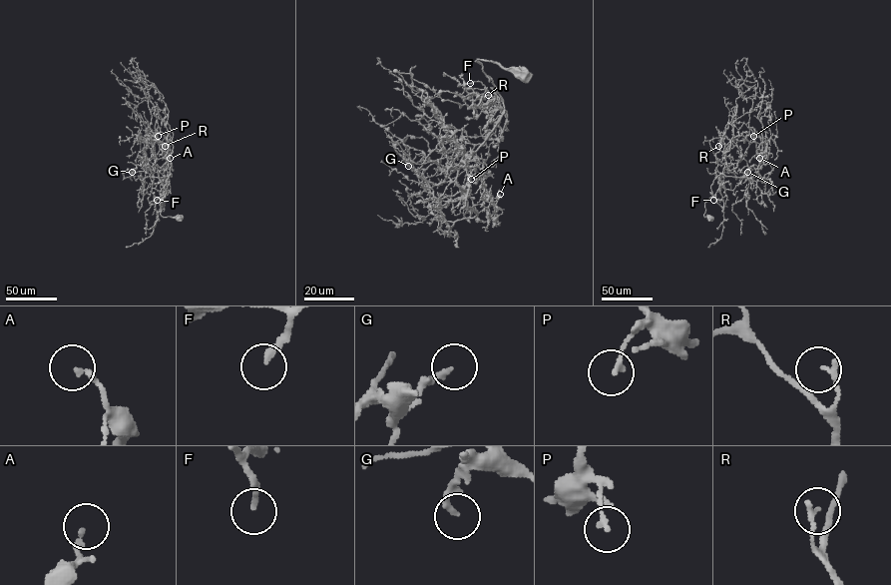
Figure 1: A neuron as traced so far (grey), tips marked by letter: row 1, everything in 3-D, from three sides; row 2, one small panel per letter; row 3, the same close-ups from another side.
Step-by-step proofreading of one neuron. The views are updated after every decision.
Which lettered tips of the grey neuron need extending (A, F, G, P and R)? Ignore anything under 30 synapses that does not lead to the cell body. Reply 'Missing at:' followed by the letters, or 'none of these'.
Missing at: F

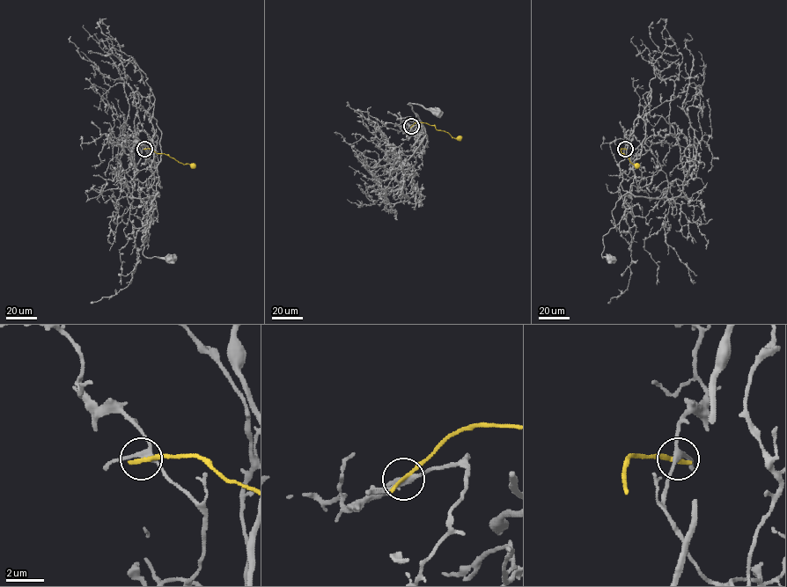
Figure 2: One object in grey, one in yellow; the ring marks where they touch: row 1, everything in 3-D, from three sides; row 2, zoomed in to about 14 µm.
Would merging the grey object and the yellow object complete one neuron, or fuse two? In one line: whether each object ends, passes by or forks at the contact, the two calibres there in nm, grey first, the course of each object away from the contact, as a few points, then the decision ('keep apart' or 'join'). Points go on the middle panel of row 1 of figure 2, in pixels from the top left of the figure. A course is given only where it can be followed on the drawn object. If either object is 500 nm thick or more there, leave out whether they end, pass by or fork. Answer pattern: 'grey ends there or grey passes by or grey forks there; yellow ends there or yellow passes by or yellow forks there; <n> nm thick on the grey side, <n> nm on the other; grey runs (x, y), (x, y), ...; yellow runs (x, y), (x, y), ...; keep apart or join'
grey forks there; yellow ends there; 260 nm thick on the grey side, 260 nm on the other; grey runs (411, 126), (427, 135), (428, 146), (417, 138), (422, 128), (417, 121), (423, 126), (408, 104), (438, 112); yellow runs (411, 126), (416, 122), (427, 123), (458, 138); keep apart

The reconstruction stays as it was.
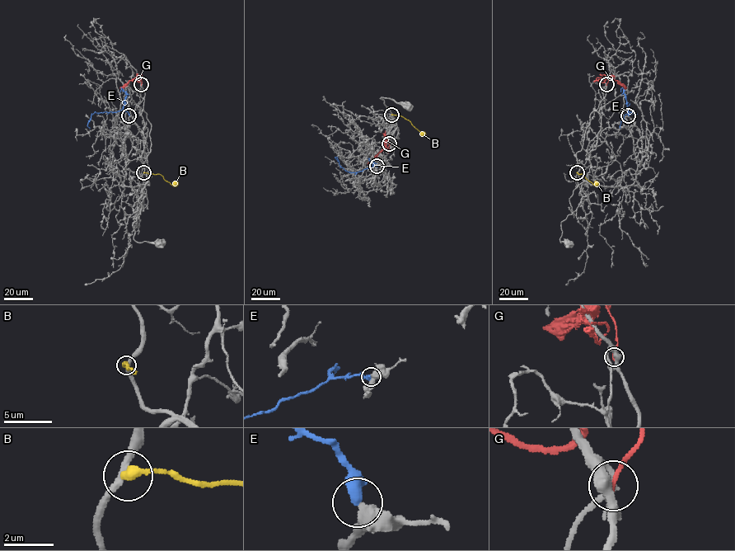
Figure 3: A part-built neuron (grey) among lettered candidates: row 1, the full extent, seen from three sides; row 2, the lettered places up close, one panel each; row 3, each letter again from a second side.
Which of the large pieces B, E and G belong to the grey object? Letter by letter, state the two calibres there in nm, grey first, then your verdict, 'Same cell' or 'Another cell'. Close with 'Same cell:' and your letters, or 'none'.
B: Thickness 280 nm (grey) against 400 nm. Another cell
E: Thickness 400 nm (grey) against 440 nm. Same cell
G: Thickness 440 nm (grey) against 180 nm. Another cell
Same cell: E

